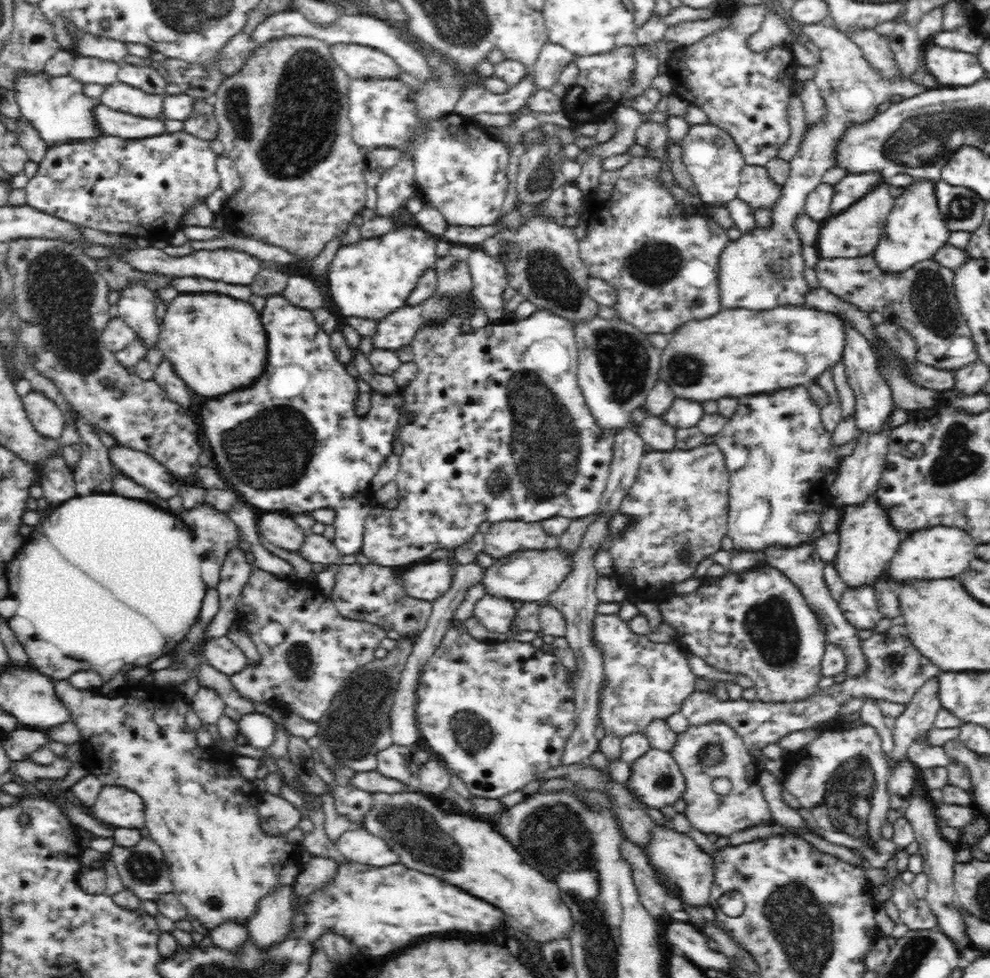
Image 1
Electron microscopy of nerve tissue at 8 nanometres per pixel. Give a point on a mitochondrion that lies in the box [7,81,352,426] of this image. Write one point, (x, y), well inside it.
(61, 289)

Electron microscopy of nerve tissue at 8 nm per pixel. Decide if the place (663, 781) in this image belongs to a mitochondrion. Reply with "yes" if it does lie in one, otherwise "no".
yes

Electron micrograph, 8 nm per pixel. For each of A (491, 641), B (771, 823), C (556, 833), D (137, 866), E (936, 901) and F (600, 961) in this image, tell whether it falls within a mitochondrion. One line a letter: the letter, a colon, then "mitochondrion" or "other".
A: other
B: other
C: mitochondrion
D: mitochondrion
E: other
F: mitochondrion

